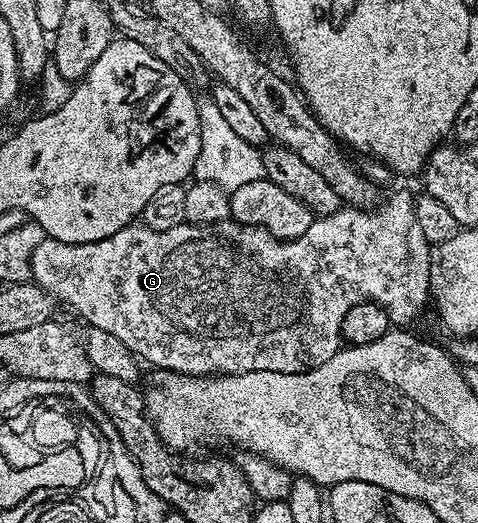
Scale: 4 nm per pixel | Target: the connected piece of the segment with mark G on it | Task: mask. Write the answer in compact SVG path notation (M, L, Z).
M396 193L384 206L371 211L355 207L341 207L334 213L320 215L313 220L306 235L296 237L292 241L281 242L279 237L269 233L263 227L245 227L237 225L229 219L219 227L211 225L189 225L170 227L170 231L154 231L143 223L133 223L122 231L110 235L94 243L78 243L67 245L61 241L47 239L34 248L31 260L31 280L41 285L57 302L69 305L78 316L93 329L108 331L119 342L124 343L132 356L141 362L149 361L157 365L157 370L169 373L185 373L191 377L207 377L221 373L249 373L250 371L278 371L279 373L305 373L311 369L322 367L342 348L342 323L347 313L358 307L368 296L368 273L392 273L392 245L400 245L400 241L408 241L408 237L420 237L416 229L408 233L408 225L412 225L412 217L416 214L413 194Z

